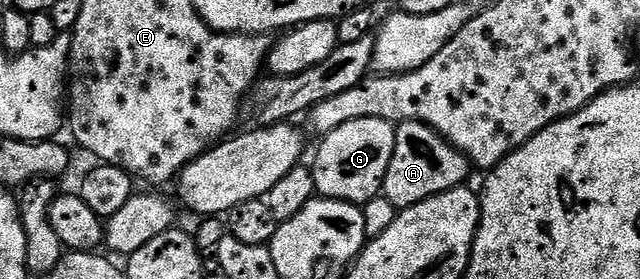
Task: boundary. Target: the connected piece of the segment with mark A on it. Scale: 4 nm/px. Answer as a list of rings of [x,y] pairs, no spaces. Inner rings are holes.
[[[400,122],[395,128],[393,160],[389,160],[381,194],[399,210],[407,210],[421,200],[464,185],[470,170],[473,170],[472,163],[456,146],[450,146],[436,130],[423,122]]]

